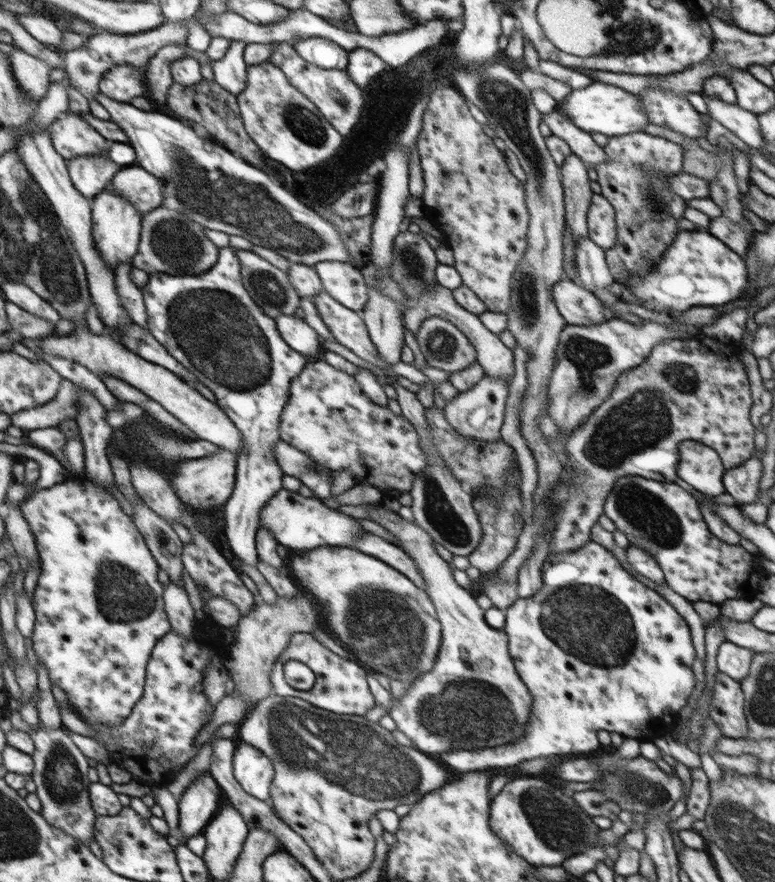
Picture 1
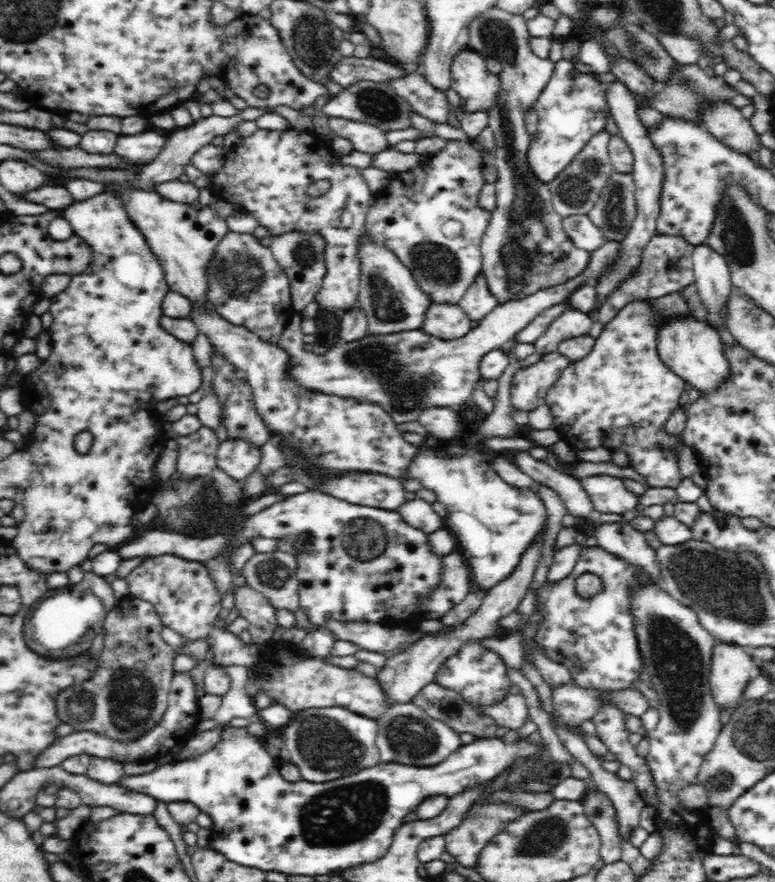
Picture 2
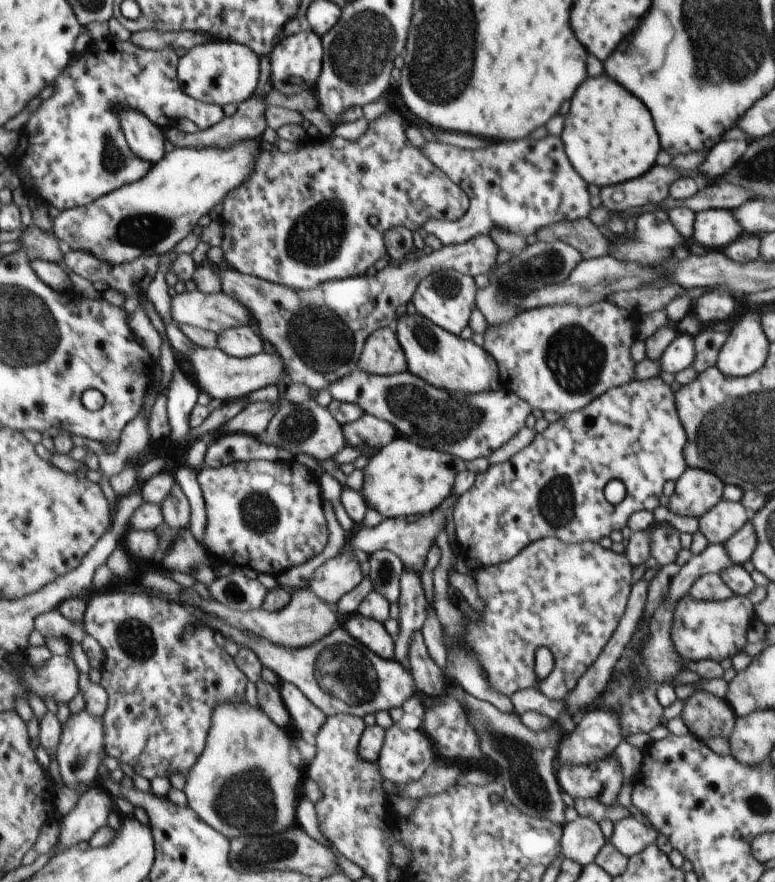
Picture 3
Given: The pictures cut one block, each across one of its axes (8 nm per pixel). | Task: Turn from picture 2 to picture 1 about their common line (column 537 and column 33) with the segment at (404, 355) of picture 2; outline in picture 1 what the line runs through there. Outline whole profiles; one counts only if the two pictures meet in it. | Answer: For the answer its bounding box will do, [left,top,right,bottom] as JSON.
[2,282,61,324]

